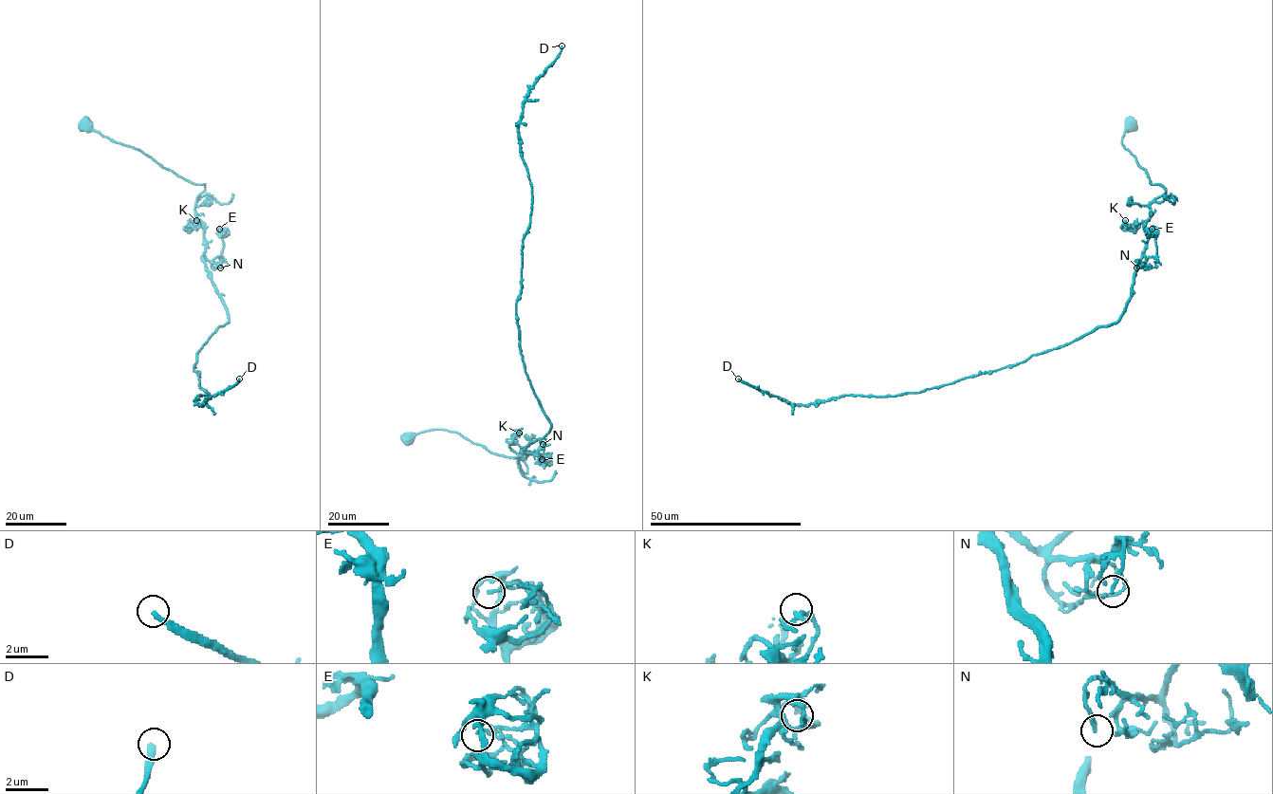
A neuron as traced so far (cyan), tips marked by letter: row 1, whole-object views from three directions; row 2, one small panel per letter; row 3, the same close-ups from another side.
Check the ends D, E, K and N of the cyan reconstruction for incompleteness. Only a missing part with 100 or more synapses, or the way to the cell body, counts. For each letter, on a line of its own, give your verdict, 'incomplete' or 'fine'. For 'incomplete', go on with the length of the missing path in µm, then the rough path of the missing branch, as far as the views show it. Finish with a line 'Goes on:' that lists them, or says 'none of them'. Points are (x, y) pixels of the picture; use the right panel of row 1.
D: incomplete; missing 140 µm; course (738, 378), (709, 365), (685, 319), (691, 318), (676, 336), (711, 353), (654, 350), (651, 365)
E: fine
K: fine
N: fine
Goes on: D

